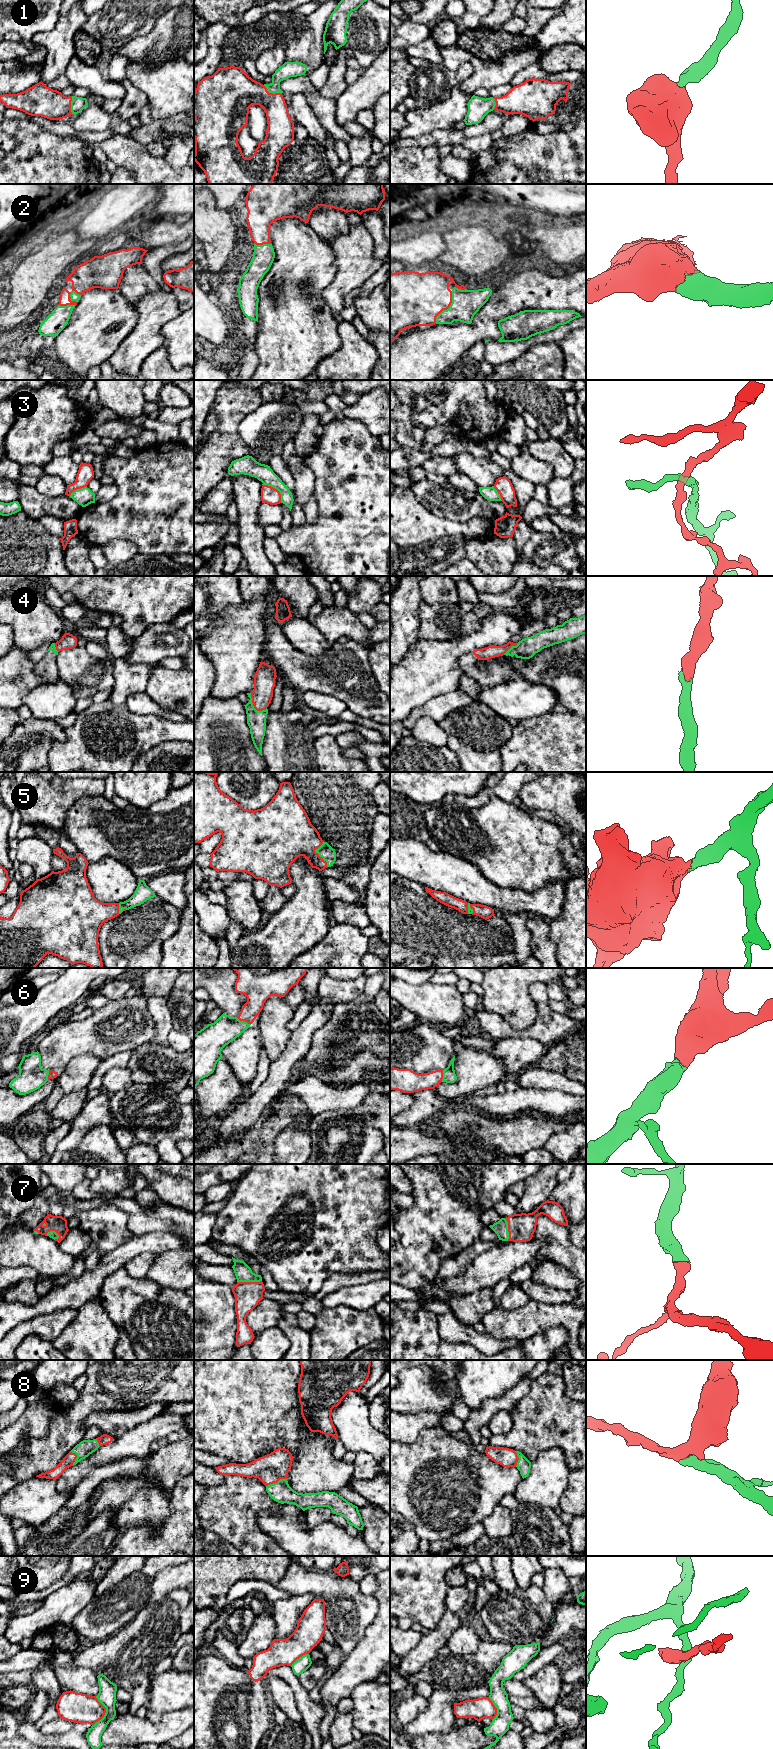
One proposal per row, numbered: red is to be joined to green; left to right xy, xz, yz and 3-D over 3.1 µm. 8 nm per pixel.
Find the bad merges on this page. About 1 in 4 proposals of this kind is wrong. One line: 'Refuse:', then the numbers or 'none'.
Refuse: 3, 9

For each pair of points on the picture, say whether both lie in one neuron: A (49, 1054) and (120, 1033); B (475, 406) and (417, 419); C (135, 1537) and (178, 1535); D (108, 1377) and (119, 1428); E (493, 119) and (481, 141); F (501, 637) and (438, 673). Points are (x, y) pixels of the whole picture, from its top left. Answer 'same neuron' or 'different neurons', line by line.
A: same neuron
B: same neuron
C: same neuron
D: different neurons
E: different neurons
F: same neuron

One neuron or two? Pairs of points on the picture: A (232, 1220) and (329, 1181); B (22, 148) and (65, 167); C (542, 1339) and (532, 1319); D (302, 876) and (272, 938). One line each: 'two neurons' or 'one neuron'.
A: one neuron
B: one neuron
C: two neurons
D: one neuron

